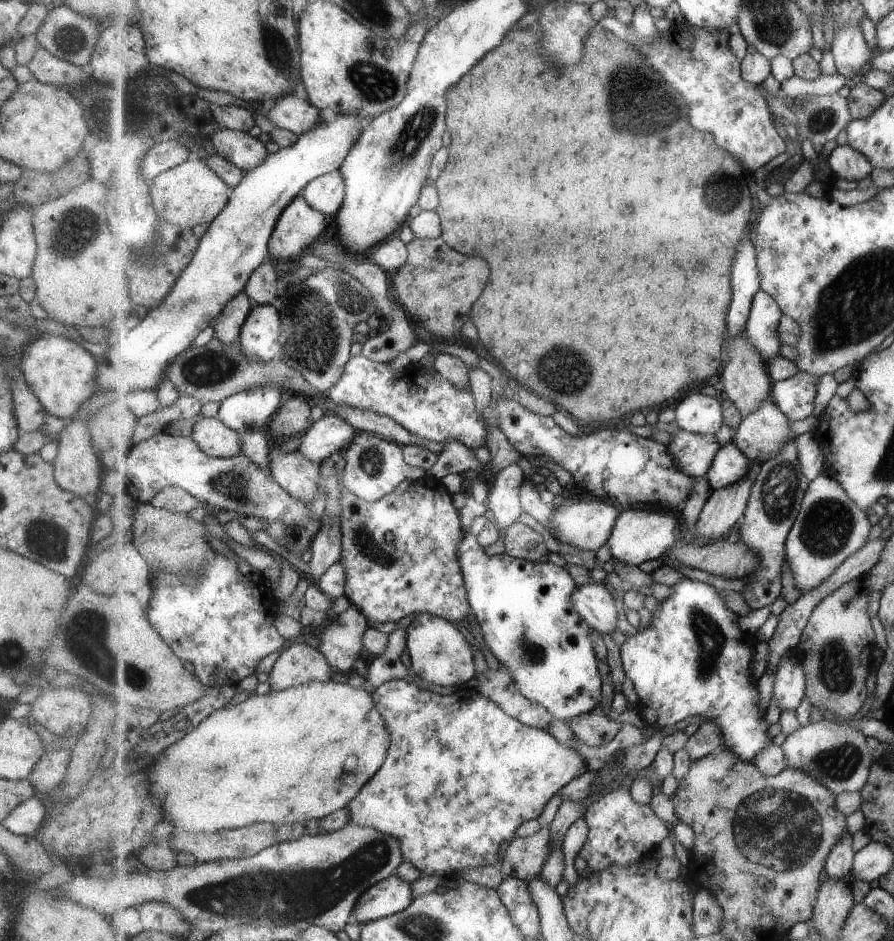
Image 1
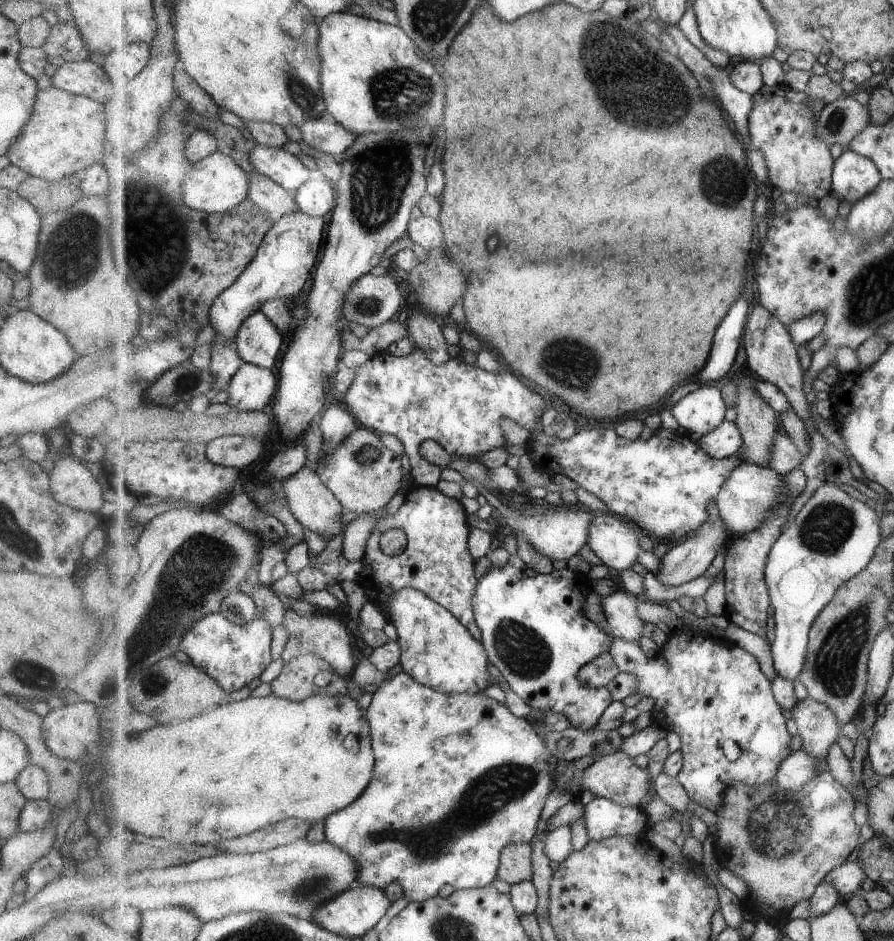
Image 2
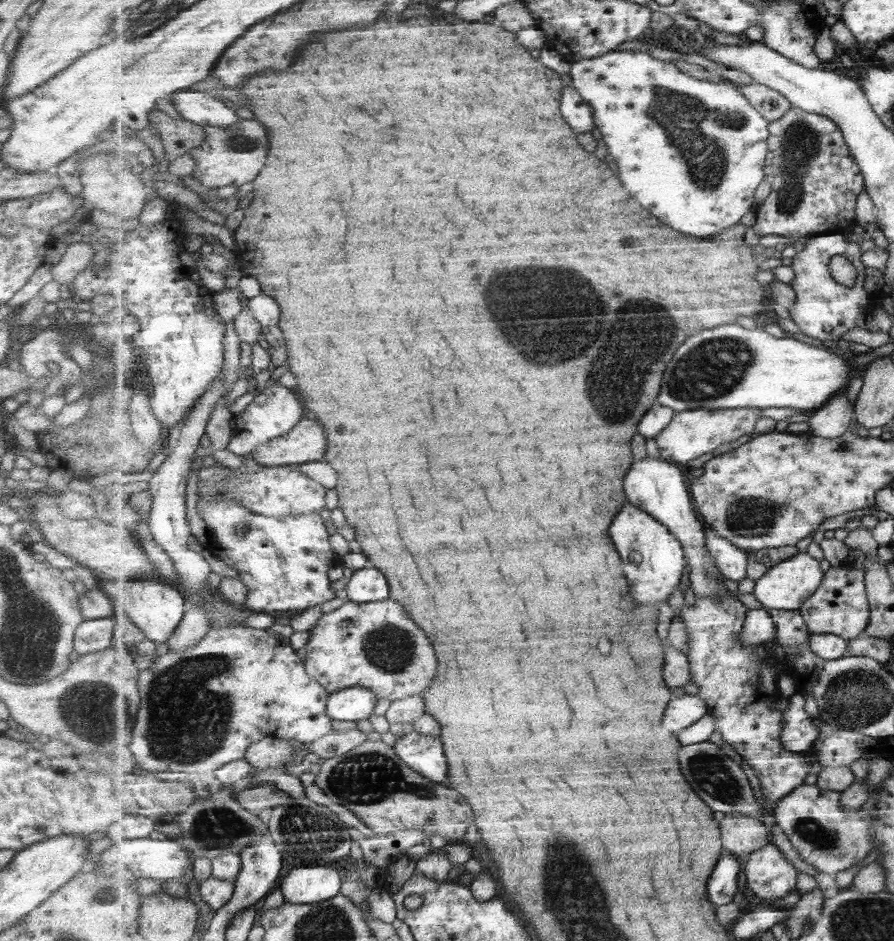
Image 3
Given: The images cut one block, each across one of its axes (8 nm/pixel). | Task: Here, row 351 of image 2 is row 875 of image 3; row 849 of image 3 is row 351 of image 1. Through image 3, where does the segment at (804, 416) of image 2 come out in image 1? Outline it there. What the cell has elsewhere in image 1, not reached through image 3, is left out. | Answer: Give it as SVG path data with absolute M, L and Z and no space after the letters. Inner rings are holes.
M761 289L756 294L746 326L747 338L755 344L767 364L771 364L775 356L781 356L779 348L783 342L779 338L779 322L783 315L775 299L767 292Z

